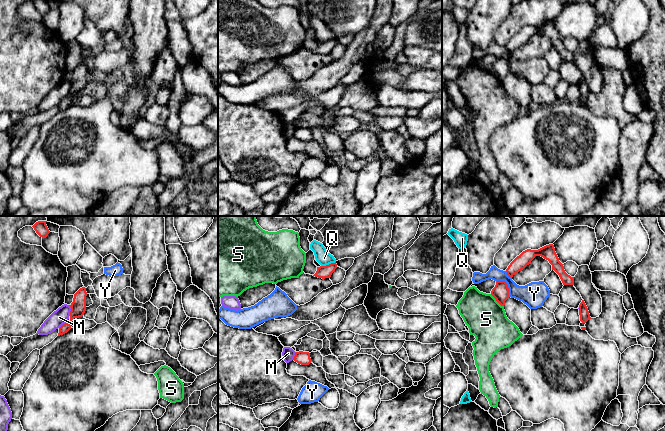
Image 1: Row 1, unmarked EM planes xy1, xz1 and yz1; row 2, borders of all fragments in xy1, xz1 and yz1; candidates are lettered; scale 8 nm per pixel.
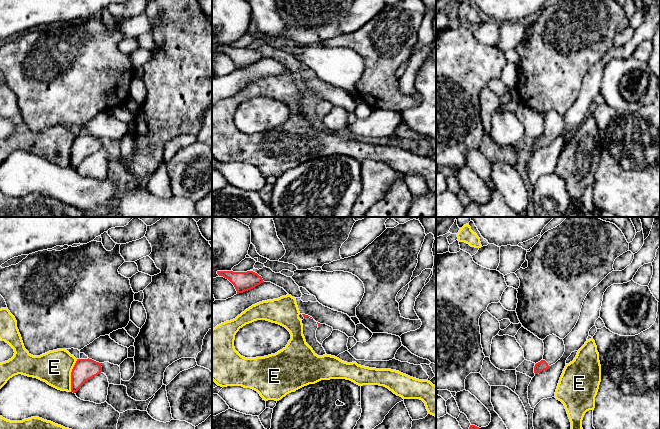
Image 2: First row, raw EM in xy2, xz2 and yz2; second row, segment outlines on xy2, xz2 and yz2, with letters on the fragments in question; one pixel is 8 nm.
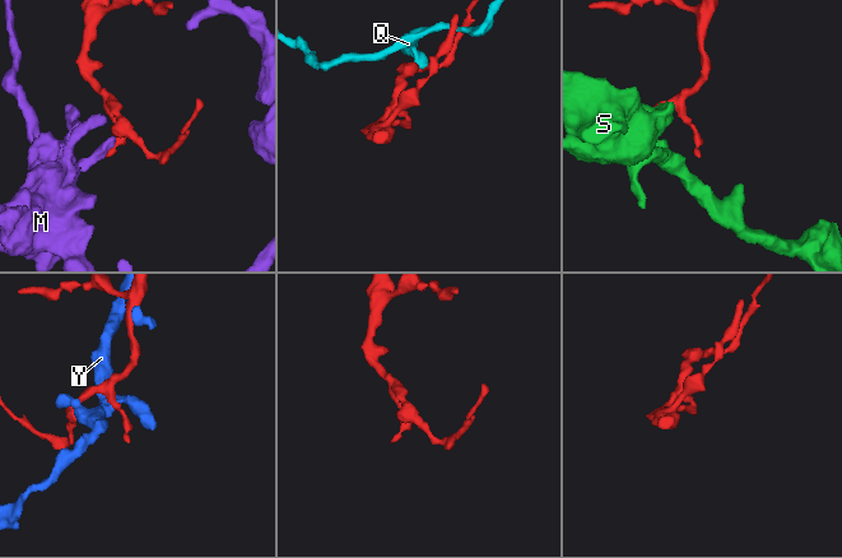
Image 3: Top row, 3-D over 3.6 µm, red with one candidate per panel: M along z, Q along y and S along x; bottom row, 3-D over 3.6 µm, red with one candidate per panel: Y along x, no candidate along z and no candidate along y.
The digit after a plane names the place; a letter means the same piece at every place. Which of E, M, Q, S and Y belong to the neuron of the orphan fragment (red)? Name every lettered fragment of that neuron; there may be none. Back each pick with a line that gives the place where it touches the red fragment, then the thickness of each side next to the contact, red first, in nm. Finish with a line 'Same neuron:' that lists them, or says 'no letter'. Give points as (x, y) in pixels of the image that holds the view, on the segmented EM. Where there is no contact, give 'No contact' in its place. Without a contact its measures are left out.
Same neuron: no letter

